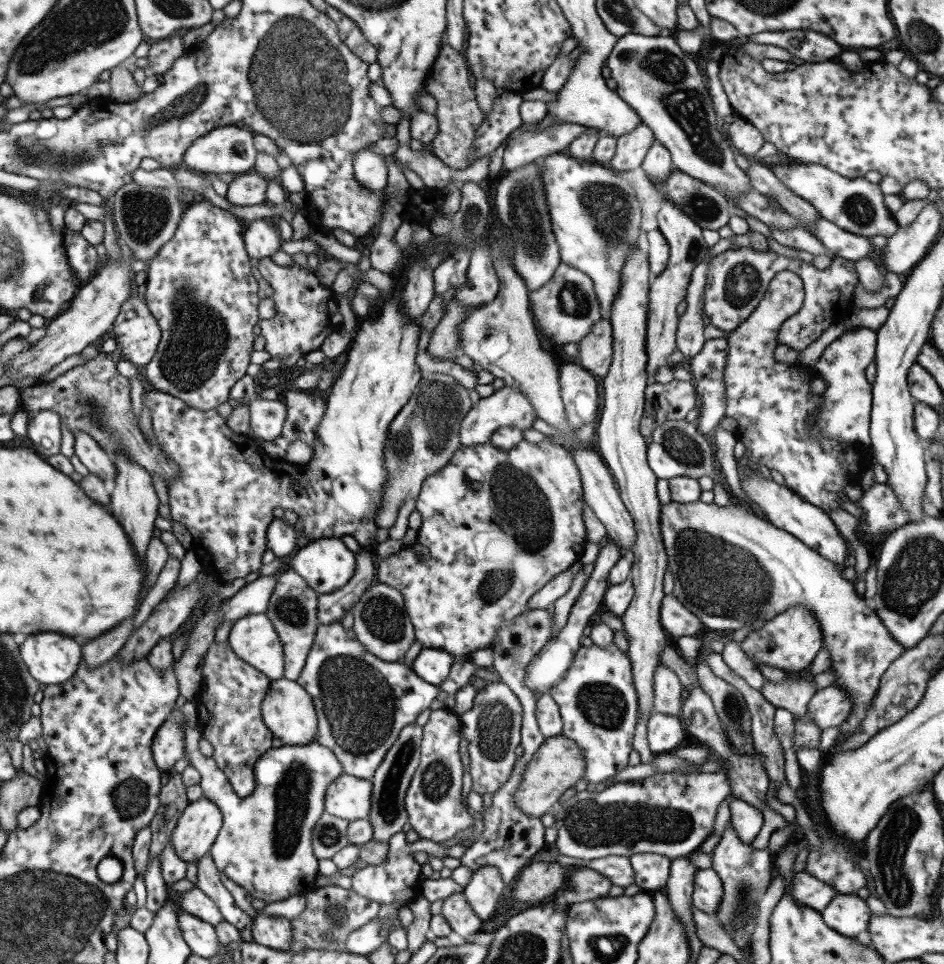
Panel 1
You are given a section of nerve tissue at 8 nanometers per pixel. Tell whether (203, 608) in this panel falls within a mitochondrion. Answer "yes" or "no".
no

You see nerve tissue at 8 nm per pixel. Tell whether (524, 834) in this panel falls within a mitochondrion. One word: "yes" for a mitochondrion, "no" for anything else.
no

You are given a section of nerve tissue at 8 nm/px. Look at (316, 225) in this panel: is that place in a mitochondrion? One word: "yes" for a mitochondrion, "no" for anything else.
no

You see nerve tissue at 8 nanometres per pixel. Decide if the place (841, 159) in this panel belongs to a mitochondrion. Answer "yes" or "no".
no

